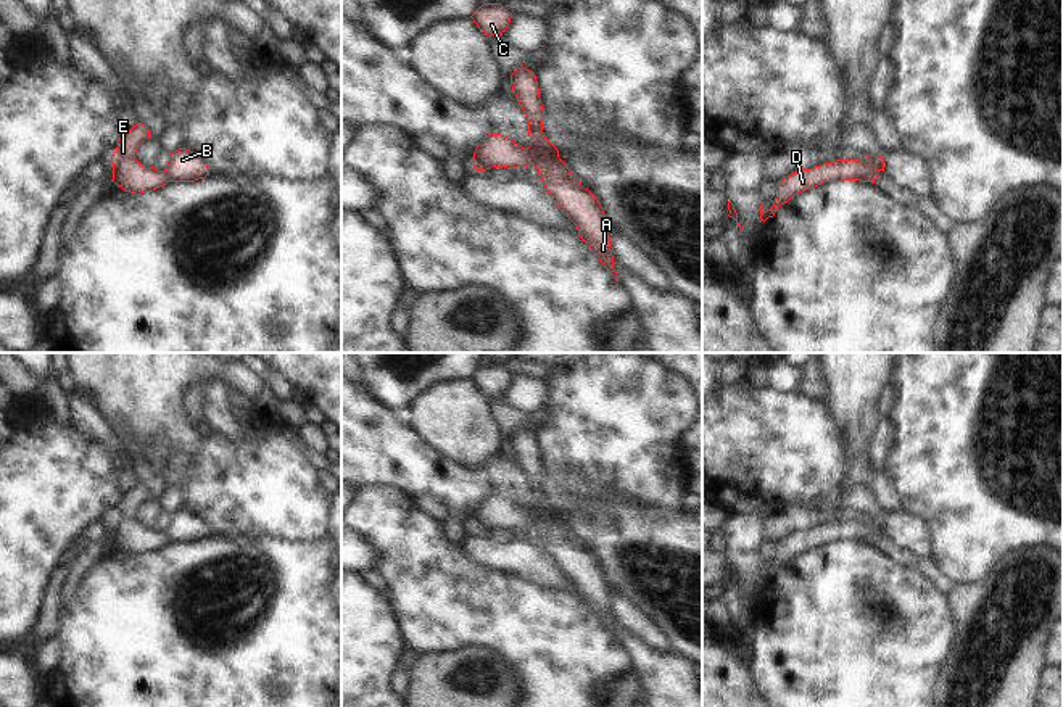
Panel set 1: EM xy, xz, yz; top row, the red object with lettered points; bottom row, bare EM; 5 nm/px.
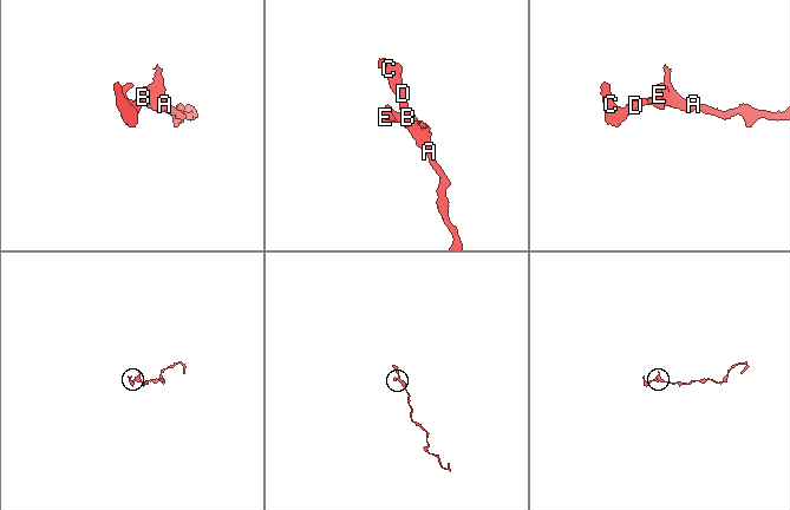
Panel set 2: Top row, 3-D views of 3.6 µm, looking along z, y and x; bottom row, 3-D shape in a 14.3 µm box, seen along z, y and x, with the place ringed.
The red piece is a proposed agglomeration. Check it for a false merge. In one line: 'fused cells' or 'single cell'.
fused cells

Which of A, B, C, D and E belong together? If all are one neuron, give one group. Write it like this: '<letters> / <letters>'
A B C D / E

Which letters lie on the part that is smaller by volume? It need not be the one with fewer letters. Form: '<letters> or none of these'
E

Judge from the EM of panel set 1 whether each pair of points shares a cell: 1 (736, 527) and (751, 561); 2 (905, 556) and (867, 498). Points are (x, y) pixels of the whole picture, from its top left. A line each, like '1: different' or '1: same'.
1: same
2: different

